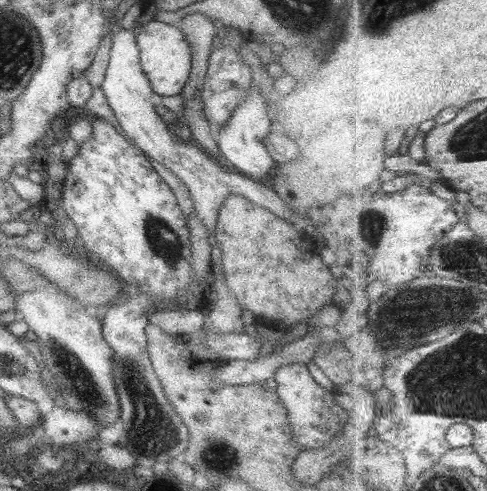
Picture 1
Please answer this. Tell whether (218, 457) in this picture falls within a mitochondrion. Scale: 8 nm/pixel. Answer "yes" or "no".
yes

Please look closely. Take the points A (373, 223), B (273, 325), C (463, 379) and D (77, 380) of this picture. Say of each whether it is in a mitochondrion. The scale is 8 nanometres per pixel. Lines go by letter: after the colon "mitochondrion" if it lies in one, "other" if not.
A: mitochondrion
B: other
C: mitochondrion
D: mitochondrion

